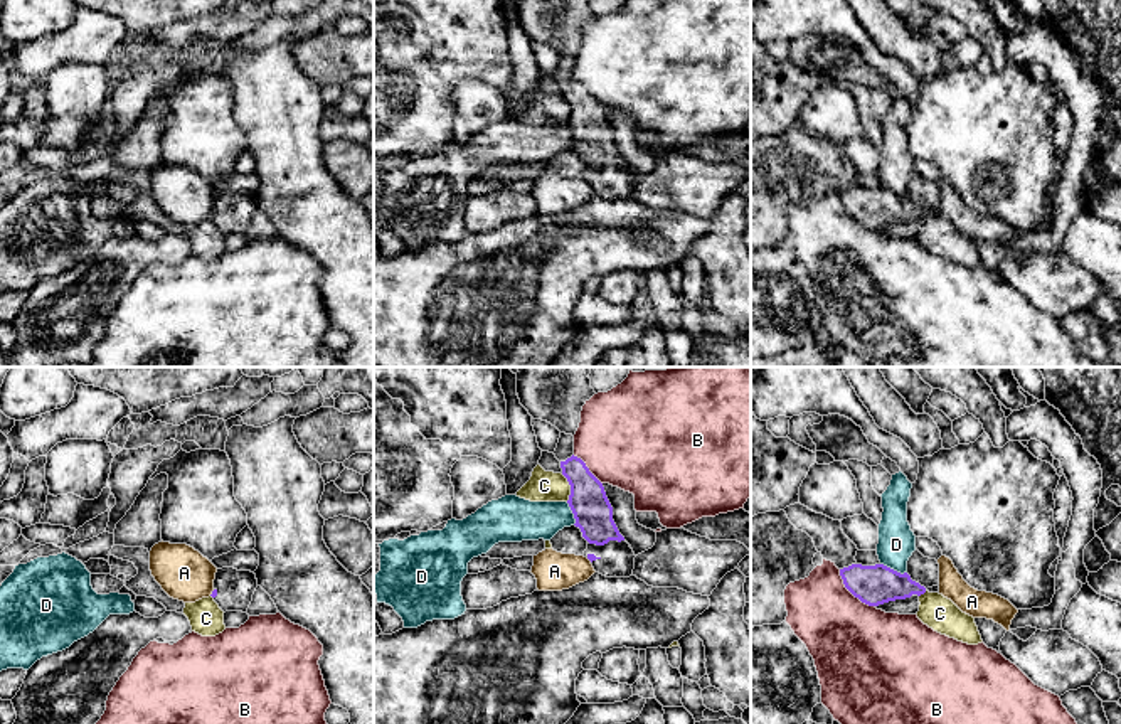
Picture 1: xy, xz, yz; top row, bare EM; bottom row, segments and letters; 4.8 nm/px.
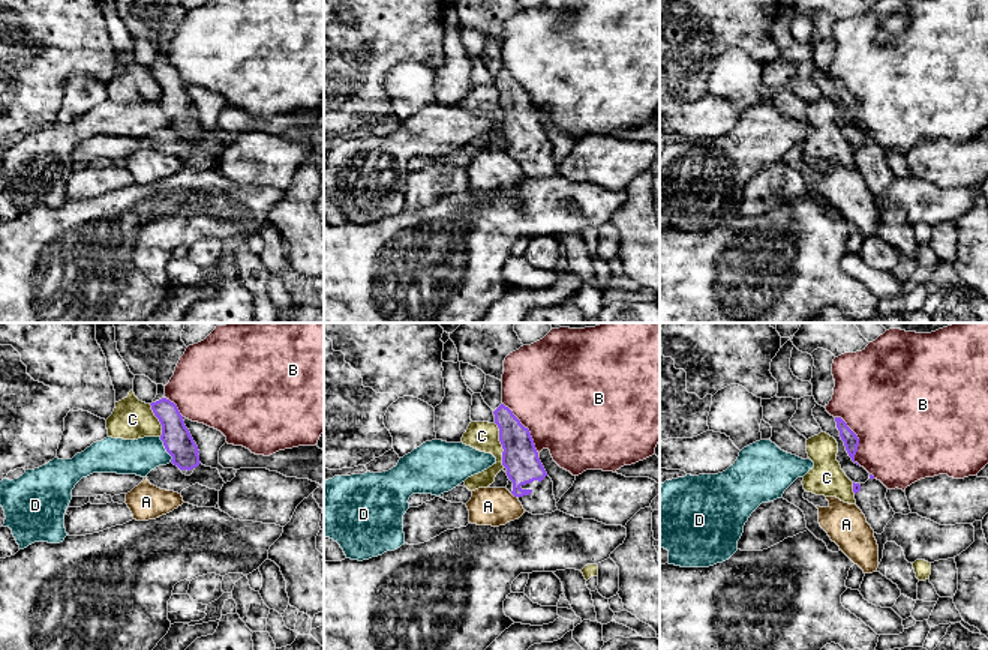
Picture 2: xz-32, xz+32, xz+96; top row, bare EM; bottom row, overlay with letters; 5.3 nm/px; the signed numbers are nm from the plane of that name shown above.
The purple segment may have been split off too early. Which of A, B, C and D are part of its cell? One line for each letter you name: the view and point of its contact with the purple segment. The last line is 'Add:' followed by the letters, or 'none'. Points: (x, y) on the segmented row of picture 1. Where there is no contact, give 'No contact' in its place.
Add: none

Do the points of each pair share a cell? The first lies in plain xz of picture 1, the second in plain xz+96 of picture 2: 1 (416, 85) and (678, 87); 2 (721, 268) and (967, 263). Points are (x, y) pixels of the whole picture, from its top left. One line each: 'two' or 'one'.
1: one
2: one

